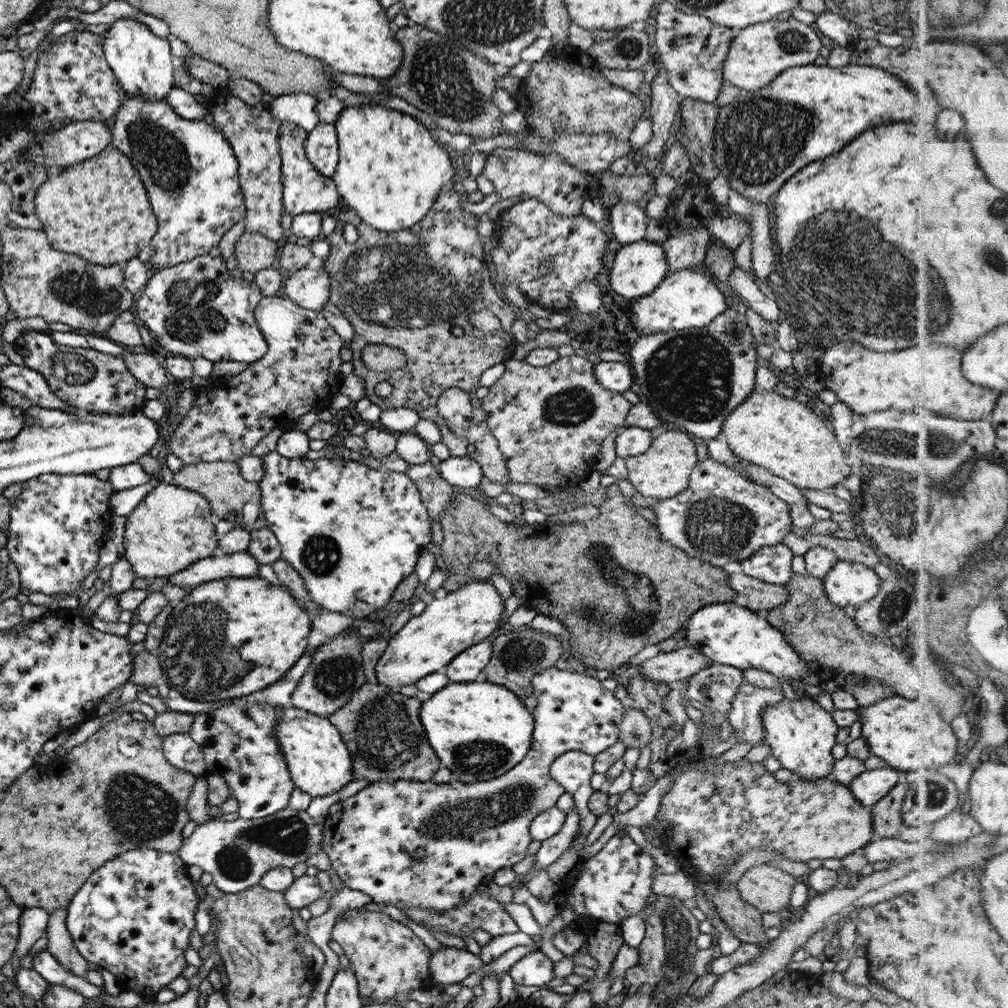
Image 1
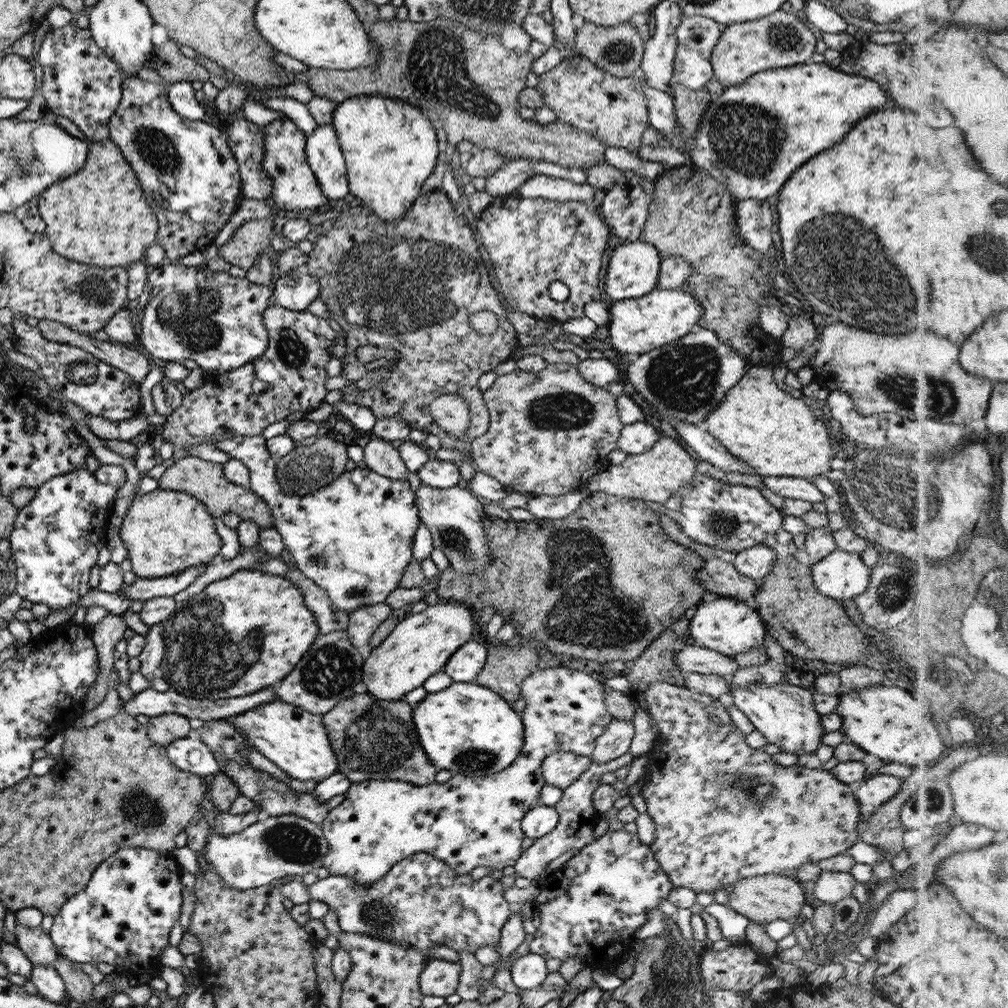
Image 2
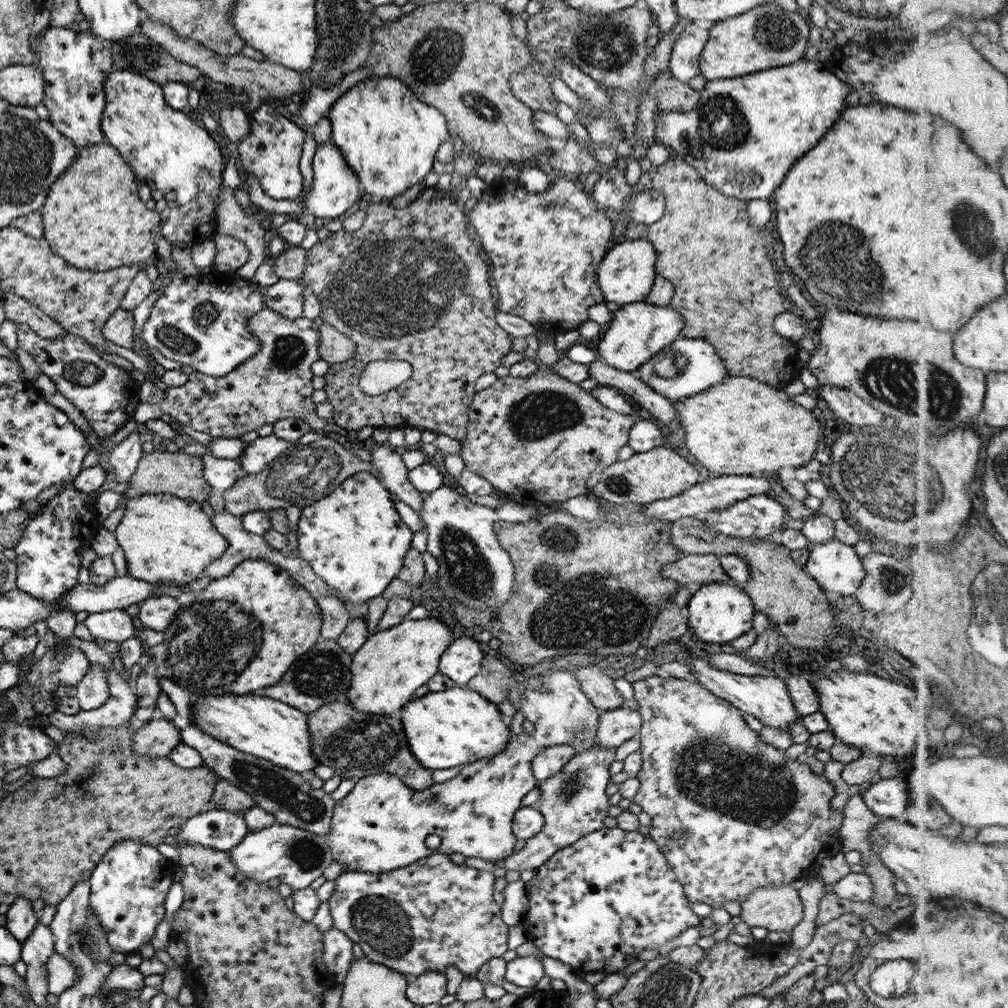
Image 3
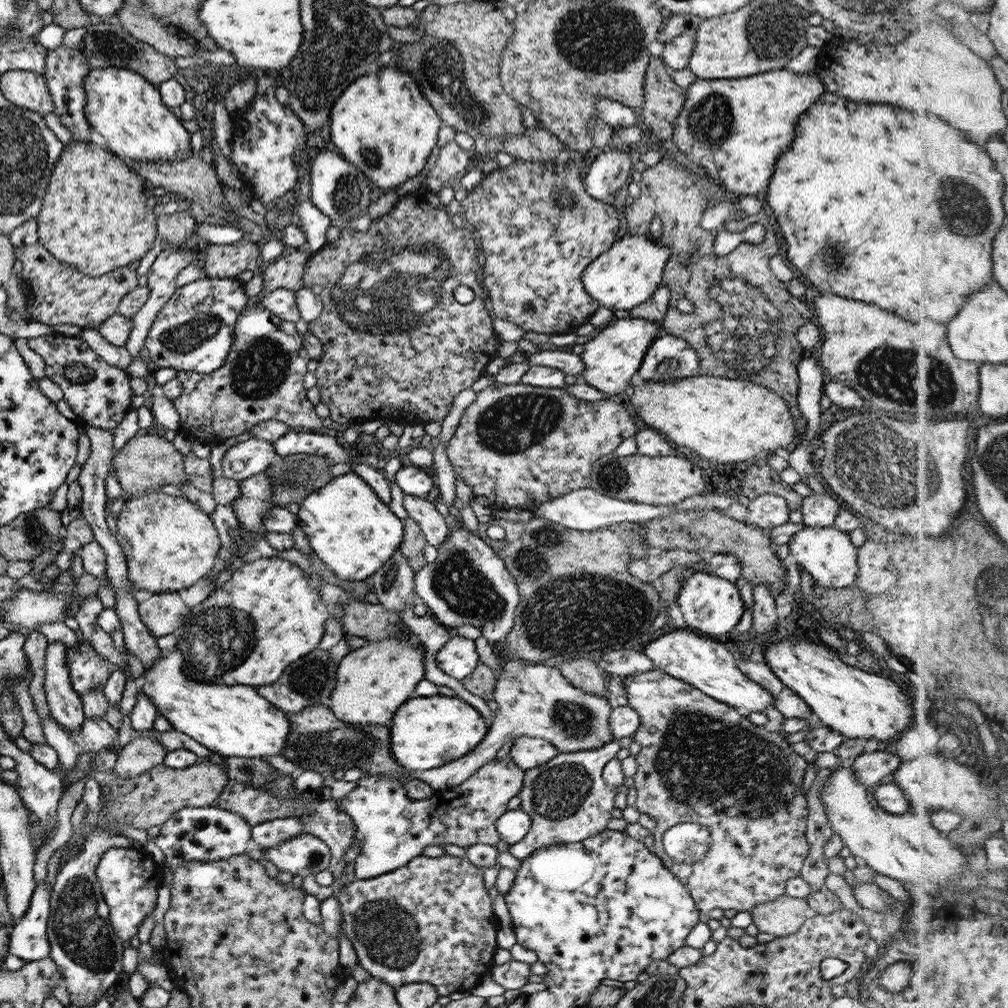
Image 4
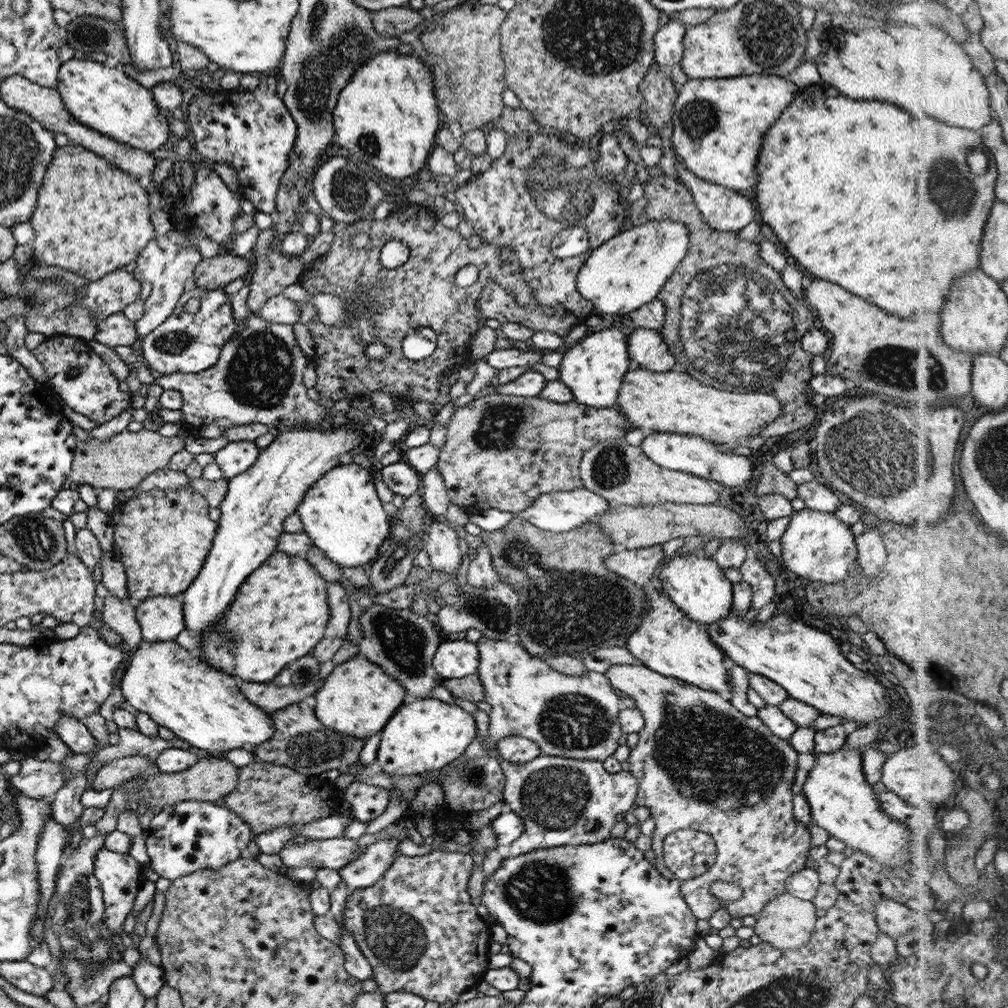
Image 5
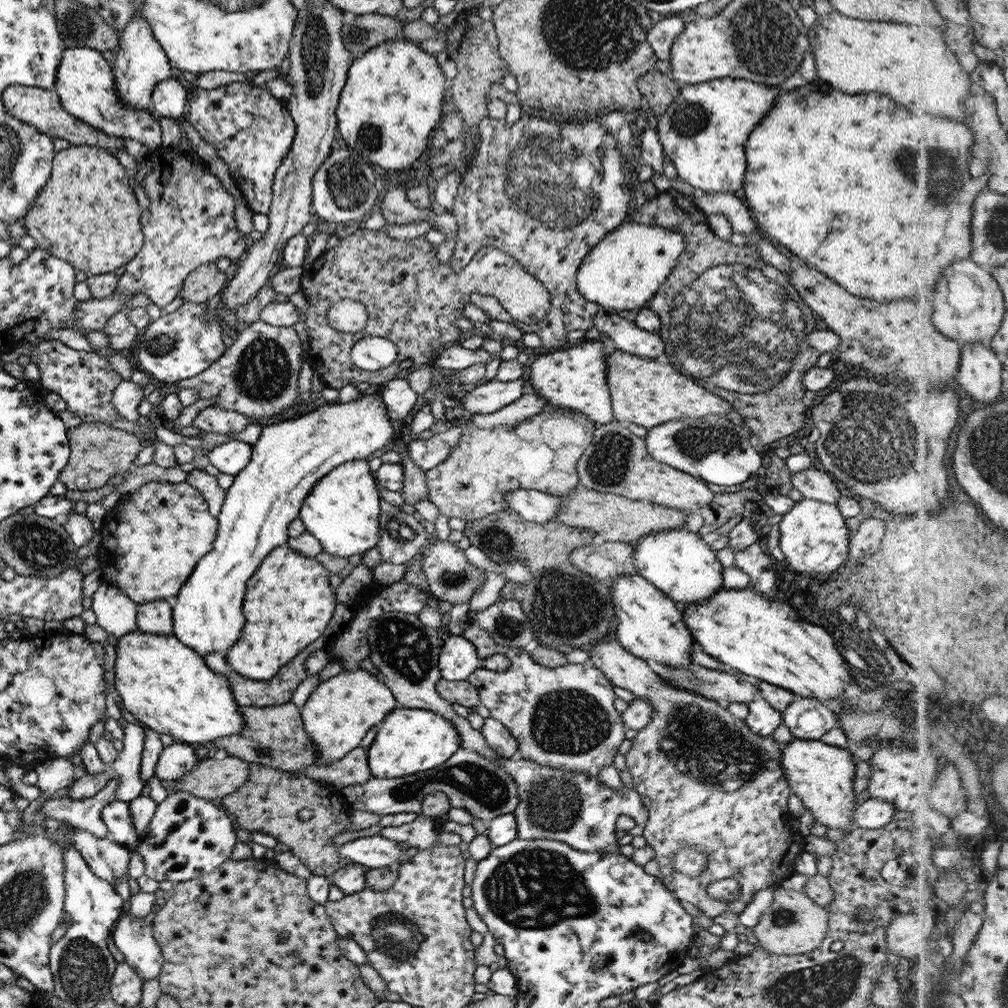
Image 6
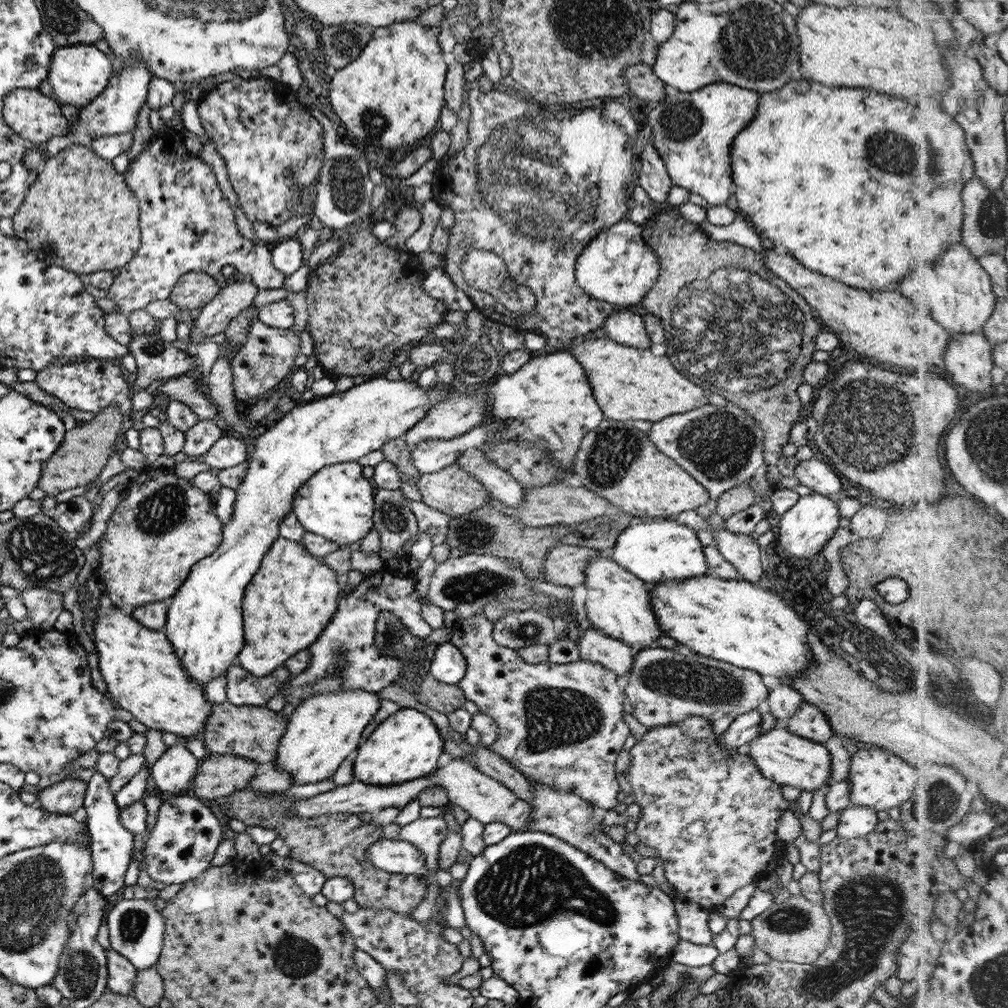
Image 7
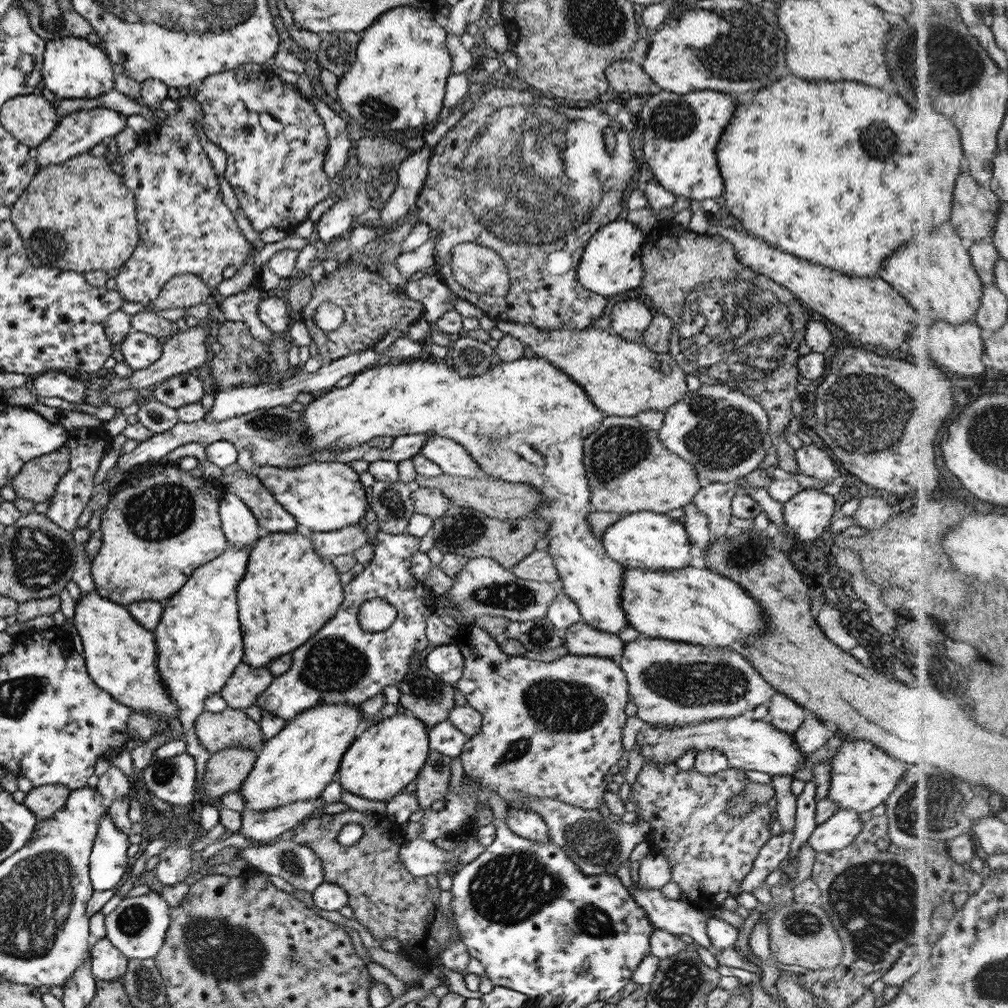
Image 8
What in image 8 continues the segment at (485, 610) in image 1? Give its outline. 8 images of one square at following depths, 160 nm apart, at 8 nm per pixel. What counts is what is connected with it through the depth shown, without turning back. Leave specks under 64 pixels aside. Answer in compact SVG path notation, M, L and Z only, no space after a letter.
M318 704L286 721L276 735L261 744L249 776L236 790L244 800L243 810L271 810L285 806L288 802L313 800L320 796L337 773L341 756L357 736L361 725L362 717L357 704Z

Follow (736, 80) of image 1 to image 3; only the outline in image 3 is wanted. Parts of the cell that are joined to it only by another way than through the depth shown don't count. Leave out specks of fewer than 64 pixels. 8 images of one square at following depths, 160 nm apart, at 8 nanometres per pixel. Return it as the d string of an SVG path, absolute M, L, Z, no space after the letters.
M776 2L760 4L757 8L751 8L739 16L721 20L708 30L707 42L705 42L698 59L699 74L707 81L723 80L799 61L809 46L810 28L811 25L803 13L782 10Z

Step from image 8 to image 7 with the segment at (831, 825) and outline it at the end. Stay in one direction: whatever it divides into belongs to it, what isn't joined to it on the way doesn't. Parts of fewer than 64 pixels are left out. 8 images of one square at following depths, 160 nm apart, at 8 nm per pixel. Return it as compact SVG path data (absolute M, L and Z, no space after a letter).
M847 806L839 811L836 836L841 838L859 838L873 830L877 824L876 810L866 806Z

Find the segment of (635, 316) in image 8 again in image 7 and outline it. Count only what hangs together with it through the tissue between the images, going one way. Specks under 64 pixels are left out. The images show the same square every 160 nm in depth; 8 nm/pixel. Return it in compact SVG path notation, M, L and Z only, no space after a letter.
M613 311L609 313L602 324L608 339L623 346L649 349L648 339L642 317L631 311Z

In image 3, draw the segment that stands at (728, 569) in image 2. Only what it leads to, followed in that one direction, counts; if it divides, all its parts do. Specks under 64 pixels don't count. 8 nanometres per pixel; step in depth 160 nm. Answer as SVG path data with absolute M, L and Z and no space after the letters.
M715 555L681 556L677 562L665 564L661 568L661 577L669 577L683 584L673 599L675 605L682 610L685 610L689 598L699 589L700 584L730 582Z

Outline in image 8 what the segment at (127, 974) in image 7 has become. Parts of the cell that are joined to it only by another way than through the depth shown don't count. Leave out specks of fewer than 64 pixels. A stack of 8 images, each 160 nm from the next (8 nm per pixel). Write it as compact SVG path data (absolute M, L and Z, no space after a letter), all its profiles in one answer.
M105 937L90 947L91 977L96 981L120 981L127 970L128 958L119 952Z

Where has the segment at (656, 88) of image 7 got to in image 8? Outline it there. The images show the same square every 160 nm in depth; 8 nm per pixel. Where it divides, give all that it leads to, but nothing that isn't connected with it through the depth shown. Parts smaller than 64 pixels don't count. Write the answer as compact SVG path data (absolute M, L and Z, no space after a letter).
M629 58L613 61L604 70L609 86L618 94L623 93L626 97L632 94L651 95L649 87L655 83L643 72L641 65L631 62Z

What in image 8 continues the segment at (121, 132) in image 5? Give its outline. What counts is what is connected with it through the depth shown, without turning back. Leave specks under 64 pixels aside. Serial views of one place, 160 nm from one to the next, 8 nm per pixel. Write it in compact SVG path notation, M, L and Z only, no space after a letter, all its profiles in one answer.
M64 37L45 41L43 60L41 61L41 85L57 99L95 98L114 89L114 74L107 56L96 45L85 39Z

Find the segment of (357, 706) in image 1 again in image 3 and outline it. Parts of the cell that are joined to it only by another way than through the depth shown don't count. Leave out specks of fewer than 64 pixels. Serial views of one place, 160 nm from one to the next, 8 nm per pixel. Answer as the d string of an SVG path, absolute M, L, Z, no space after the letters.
M348 701L321 705L316 711L306 713L307 728L311 754L319 765L330 766L333 775L341 779L360 779L365 776L389 774L397 776L405 786L417 791L425 790L432 785L430 769L419 765L418 760L411 754L397 714L369 714L355 710Z

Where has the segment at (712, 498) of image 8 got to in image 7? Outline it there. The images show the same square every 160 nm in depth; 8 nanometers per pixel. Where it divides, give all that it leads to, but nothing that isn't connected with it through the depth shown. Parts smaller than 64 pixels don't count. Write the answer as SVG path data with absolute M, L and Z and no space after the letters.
M716 514L704 518L713 527L713 545L719 551L719 555L729 562L740 579L756 584L761 580L763 571L759 556L759 546L752 542L749 535L733 534L724 528L726 520Z

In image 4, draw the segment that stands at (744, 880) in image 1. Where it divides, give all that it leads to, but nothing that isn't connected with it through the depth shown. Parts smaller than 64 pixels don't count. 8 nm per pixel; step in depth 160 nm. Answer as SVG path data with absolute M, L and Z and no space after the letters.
M783 894L769 902L756 904L749 914L758 932L771 934L776 939L797 932L810 910L806 899Z

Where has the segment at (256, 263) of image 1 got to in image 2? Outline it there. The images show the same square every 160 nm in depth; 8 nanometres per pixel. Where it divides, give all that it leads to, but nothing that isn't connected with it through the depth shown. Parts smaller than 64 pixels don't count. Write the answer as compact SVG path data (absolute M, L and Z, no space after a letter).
M267 217L262 219L251 219L243 222L225 241L224 244L217 246L218 257L226 261L229 265L239 266L246 271L256 258L263 252L269 251L270 234L272 233L272 220Z

